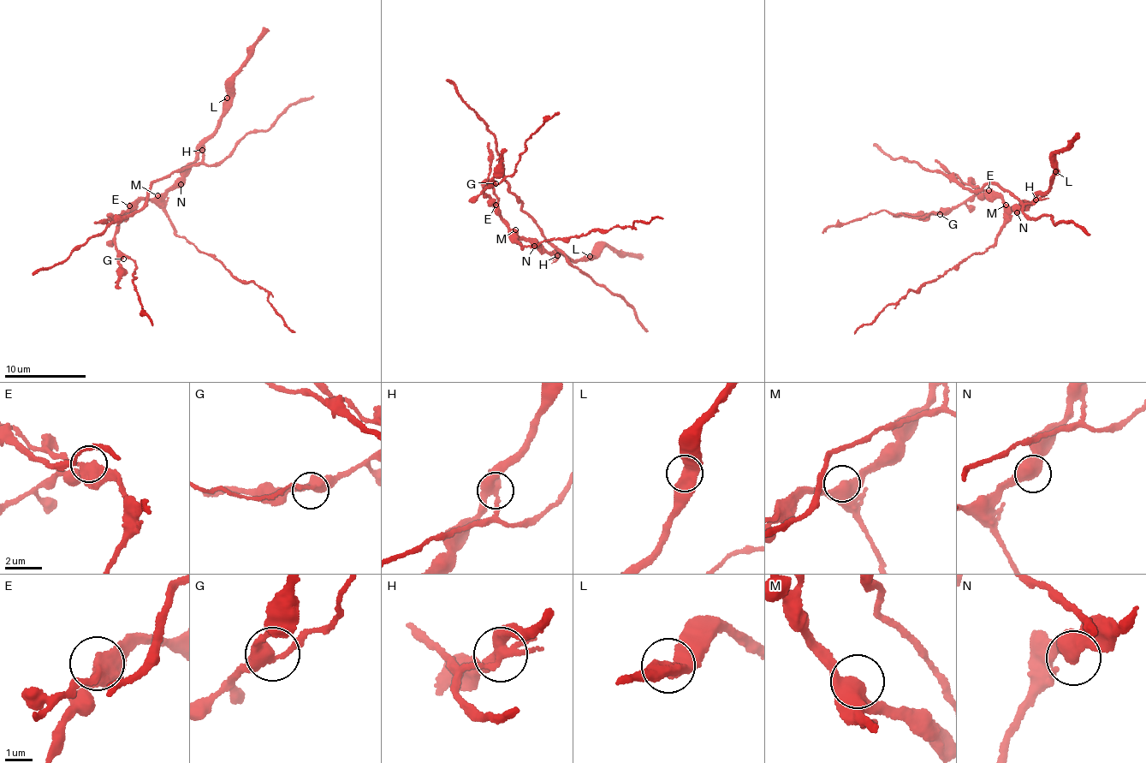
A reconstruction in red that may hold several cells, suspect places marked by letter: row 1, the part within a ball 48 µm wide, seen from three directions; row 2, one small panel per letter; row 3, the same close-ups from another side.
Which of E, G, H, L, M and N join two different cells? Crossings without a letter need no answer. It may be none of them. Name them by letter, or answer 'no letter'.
E, H

